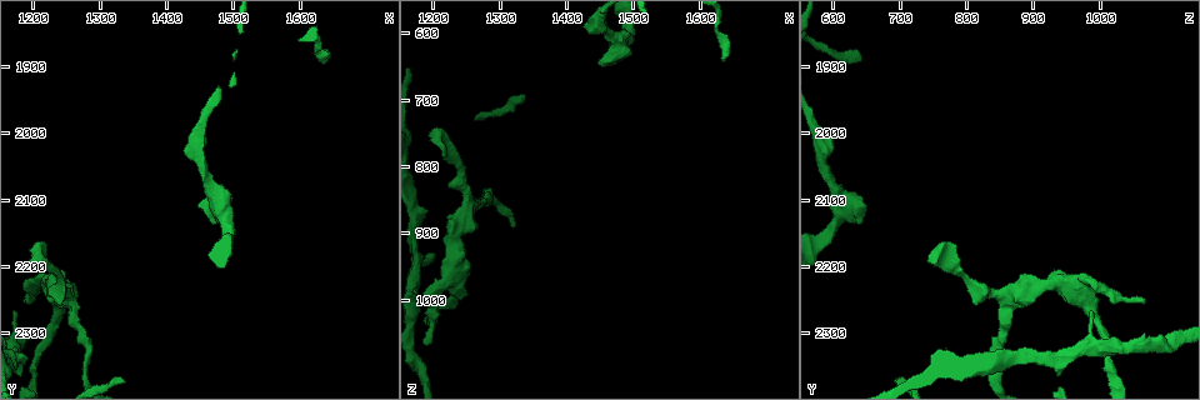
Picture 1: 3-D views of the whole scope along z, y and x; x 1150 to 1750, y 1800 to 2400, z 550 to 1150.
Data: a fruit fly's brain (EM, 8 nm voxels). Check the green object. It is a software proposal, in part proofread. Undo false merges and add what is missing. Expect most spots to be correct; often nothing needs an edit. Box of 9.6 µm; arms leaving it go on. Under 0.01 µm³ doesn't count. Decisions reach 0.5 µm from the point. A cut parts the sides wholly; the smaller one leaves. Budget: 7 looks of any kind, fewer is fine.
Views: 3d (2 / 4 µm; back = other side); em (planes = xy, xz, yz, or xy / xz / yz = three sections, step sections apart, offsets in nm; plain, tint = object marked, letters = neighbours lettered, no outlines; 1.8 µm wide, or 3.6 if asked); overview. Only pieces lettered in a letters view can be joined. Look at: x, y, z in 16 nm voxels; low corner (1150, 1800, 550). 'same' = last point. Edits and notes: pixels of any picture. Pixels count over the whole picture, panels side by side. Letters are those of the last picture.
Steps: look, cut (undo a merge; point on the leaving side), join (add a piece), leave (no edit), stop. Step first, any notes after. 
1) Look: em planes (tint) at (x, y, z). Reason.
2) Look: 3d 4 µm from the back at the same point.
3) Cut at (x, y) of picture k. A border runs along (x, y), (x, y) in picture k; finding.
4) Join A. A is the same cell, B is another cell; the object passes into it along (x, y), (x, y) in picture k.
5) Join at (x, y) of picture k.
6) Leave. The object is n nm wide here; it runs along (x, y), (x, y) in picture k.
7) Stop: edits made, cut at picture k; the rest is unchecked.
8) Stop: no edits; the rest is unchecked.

Look: em planes (letters) at (1190, 2255, 1065). Tapers out.

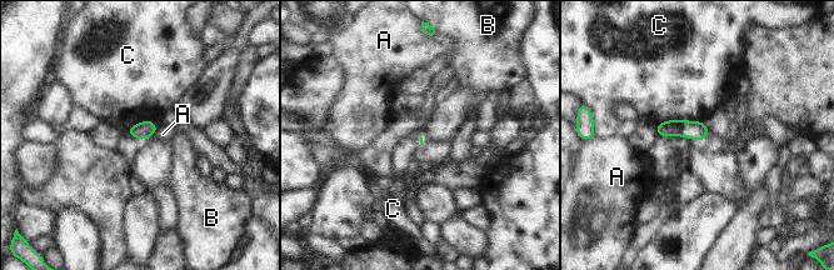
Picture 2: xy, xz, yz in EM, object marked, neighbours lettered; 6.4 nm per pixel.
Leave. A, B and C are other cells; a border runs along (159, 126), (148, 138) in picture 2; no lettered piece goes on from it.

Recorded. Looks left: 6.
Look: em planes (letters) at (1215, 2160, 770). Long arm stops here.

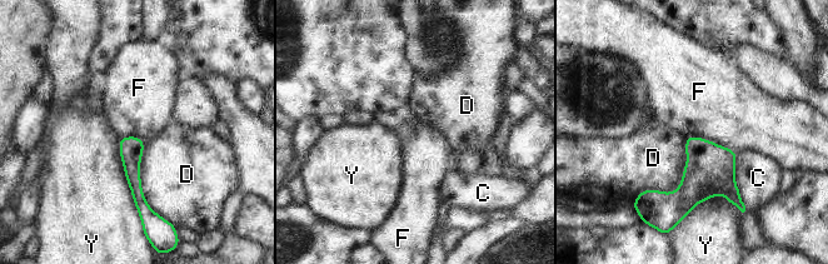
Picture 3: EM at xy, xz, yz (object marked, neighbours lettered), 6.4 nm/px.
Leave. The object is 160 nm wide here; the longest contact is with Y, 550 nm; C, D, F and Y are other cells; no lettered piece goes on from it.

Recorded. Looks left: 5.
Look: em xz step 8 (letters) at (1635, 1895, 645). End of a long branch.

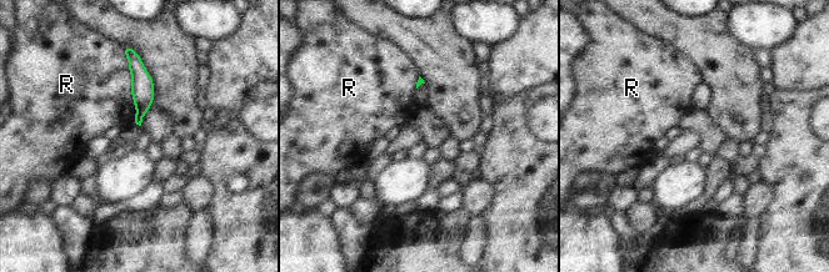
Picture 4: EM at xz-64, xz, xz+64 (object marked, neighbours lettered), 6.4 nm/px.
Look: em planes (letters) at the same point.

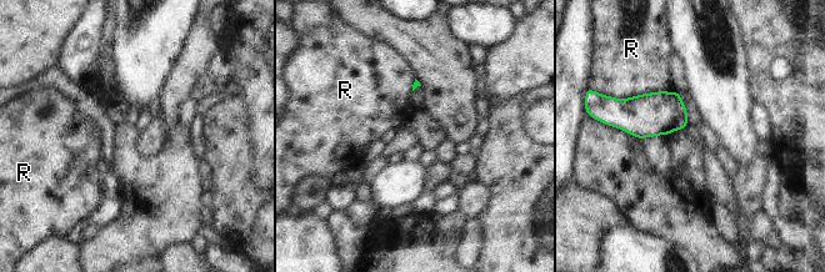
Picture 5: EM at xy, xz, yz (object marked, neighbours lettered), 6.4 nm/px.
Leave. The object is 130 nm wide here; R is another cell; a border runs along (675, 90), (648, 91), (618, 99) in picture 5; none of them fits.

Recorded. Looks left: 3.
Stop: no edits; the rest is unchecked.

